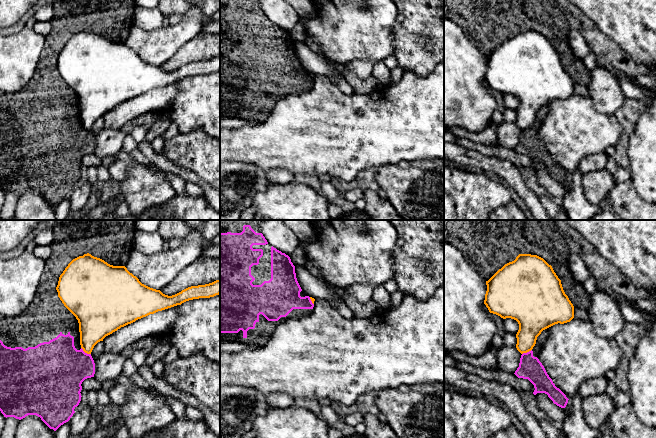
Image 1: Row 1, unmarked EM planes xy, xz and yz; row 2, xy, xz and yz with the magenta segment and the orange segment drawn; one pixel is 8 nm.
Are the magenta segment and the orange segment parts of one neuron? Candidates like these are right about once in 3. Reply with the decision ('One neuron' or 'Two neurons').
Two neurons

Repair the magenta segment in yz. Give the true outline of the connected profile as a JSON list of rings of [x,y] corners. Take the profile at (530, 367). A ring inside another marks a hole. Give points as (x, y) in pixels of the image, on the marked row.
[[[548,328],[543,330],[537,337],[533,349],[521,355],[519,367],[514,374],[518,378],[528,379],[534,385],[534,395],[537,393],[545,393],[554,404],[561,408],[565,408],[569,399],[555,386],[544,366],[537,358],[540,346],[548,337],[549,331],[550,329]]]

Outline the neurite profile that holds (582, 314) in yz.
[[[574,308],[574,317],[583,321],[589,321],[588,311],[585,309]]]

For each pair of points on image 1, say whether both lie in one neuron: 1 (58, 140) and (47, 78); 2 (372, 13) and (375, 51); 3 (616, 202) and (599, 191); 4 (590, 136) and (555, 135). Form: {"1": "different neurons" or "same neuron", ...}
{"1": "same neuron", "2": "same neuron", "3": "different neurons", "4": "same neuron"}

